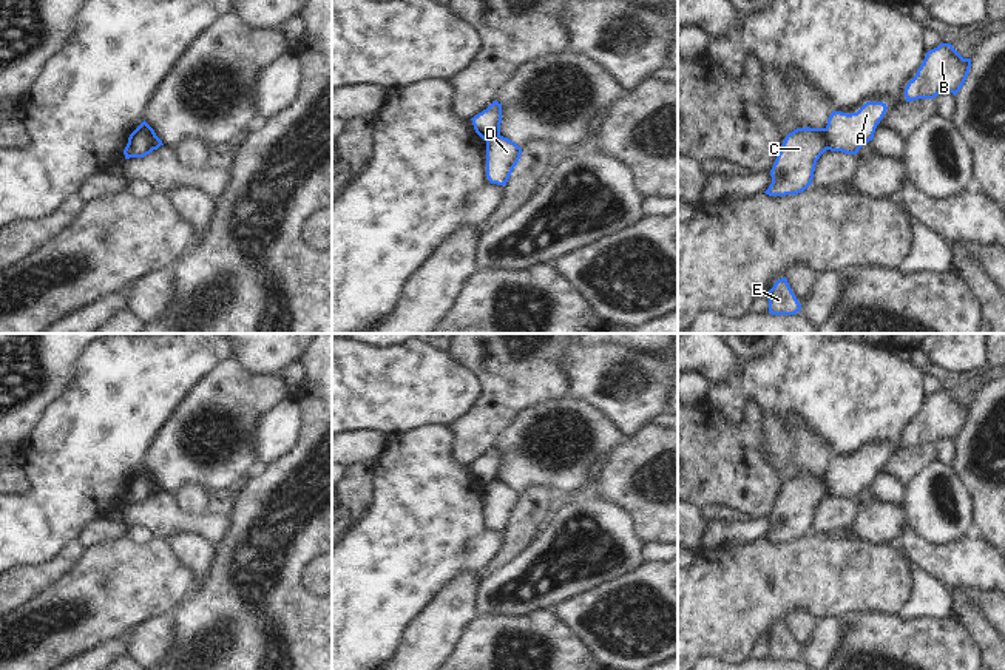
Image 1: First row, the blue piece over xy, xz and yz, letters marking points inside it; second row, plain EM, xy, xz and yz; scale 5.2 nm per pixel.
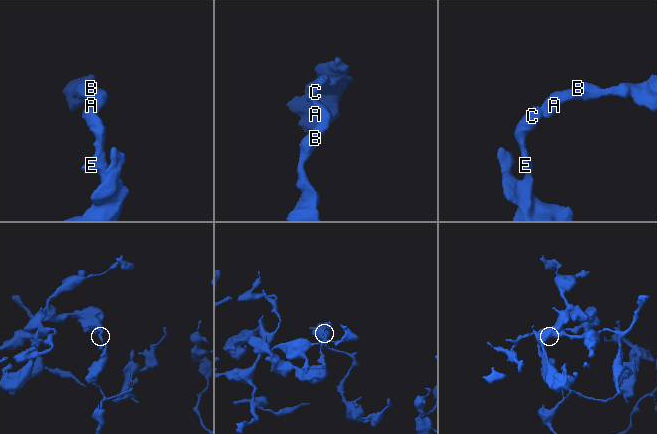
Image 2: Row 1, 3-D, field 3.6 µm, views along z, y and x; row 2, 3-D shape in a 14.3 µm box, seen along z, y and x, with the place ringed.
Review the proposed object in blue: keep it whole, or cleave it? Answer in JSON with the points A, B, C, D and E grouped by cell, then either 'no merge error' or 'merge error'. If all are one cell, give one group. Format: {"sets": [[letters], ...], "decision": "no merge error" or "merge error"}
{"sets": [["A", "B", "D"], ["C", "E"]], "decision": "merge error"}

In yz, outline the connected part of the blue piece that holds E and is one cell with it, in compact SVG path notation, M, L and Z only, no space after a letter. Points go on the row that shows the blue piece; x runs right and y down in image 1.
M787 278L775 281L769 290L769 313L772 315L795 315L801 310L795 293L792 292Z

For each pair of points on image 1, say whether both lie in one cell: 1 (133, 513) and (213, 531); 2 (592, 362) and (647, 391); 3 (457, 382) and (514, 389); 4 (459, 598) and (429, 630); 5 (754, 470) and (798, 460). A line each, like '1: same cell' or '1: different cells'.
1: same cell
2: same cell
3: different cells
4: same cell
5: different cells

